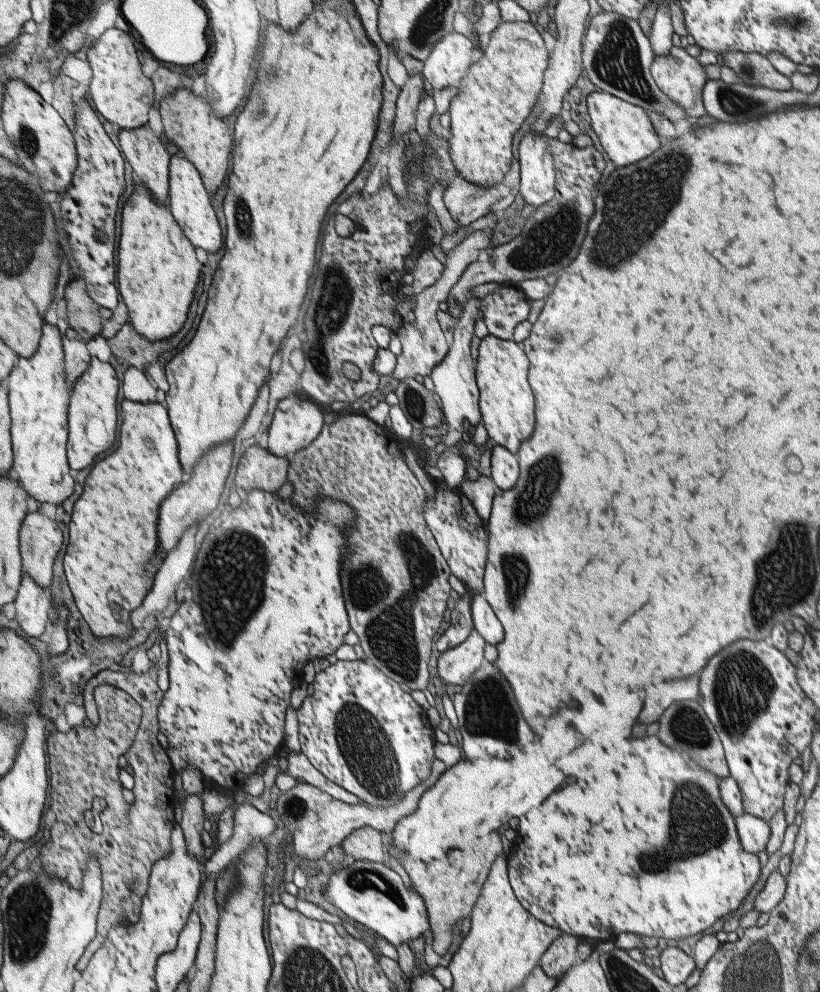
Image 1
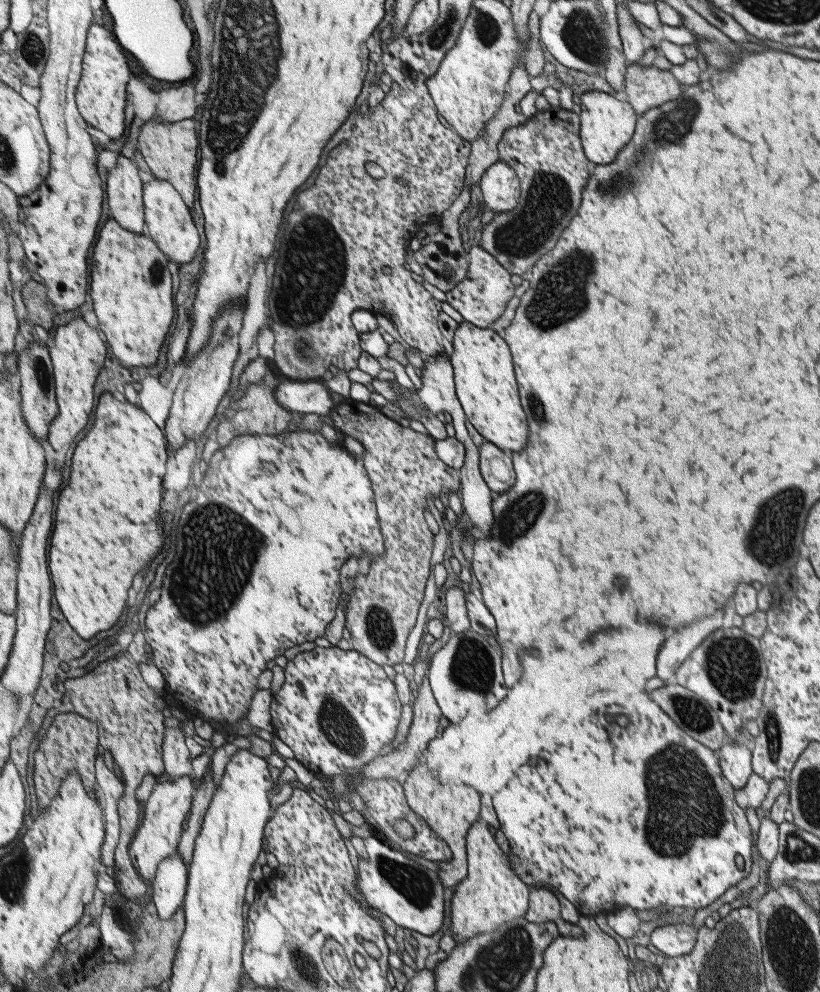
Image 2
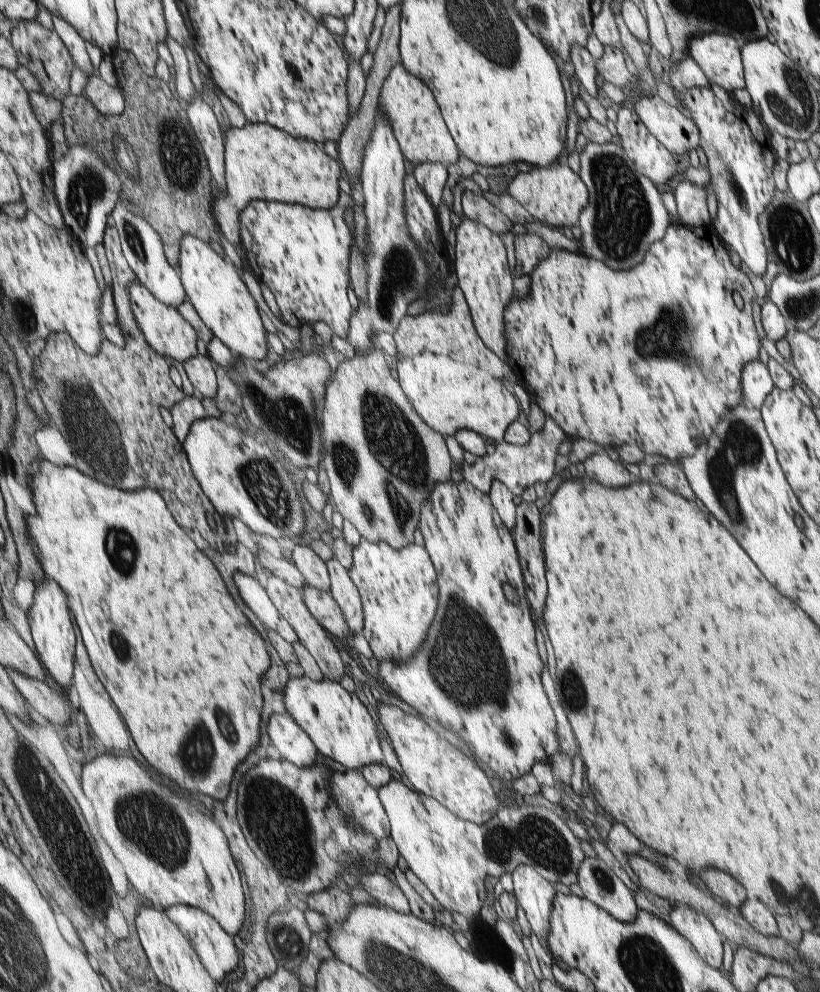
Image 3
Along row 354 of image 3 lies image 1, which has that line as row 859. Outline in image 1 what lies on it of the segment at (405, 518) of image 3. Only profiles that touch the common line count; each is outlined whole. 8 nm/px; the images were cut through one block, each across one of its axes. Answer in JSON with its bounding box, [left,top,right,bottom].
[341,827,385,863]

